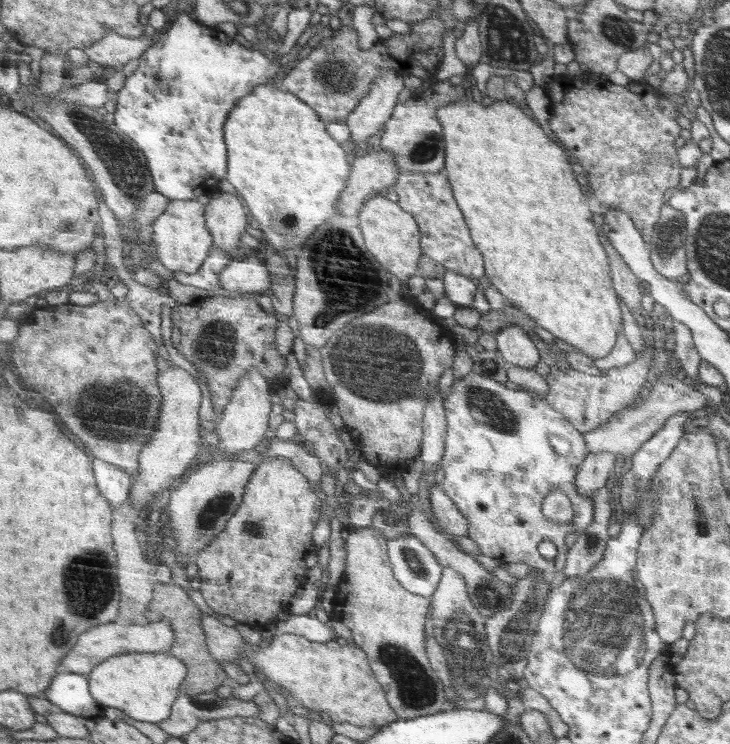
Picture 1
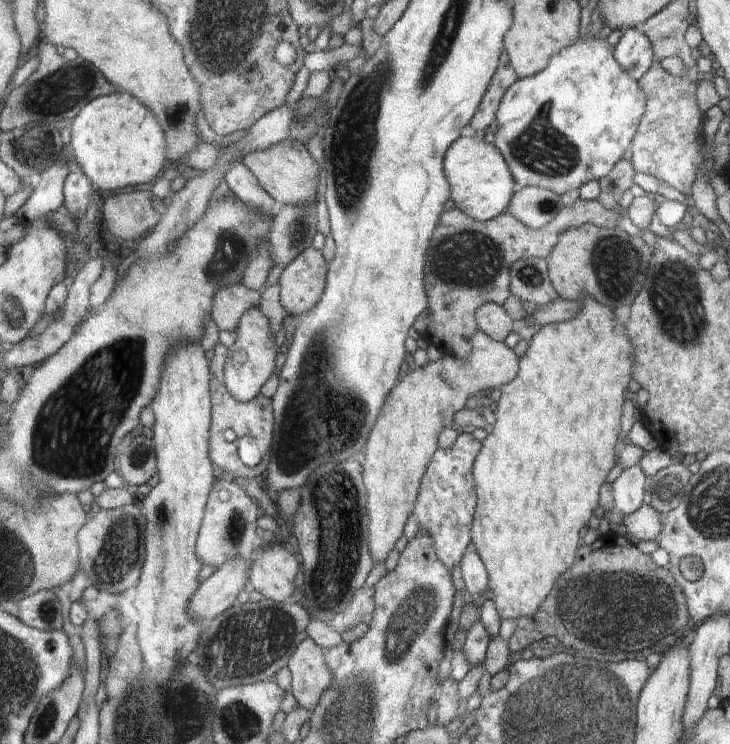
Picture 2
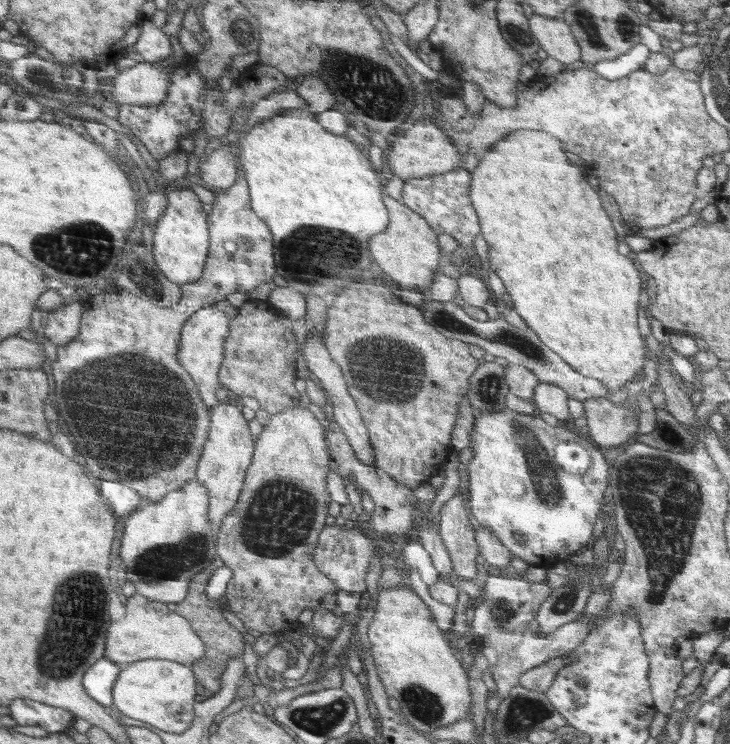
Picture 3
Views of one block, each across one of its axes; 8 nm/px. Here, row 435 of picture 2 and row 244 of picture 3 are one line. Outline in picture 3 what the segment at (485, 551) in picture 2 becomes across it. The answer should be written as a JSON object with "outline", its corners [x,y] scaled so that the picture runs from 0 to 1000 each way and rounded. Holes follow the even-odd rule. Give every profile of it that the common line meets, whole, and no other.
{"outline":[[[707,175],[704,180],[696,180],[693,185],[688,185],[685,191],[679,191],[663,207],[655,210],[656,218],[653,224],[644,231],[647,245],[644,245],[644,255],[641,265],[647,270],[647,278],[652,282],[658,300],[660,320],[668,328],[668,352],[671,360],[688,375],[690,384],[704,409],[703,417],[721,433],[722,440],[730,444],[747,465],[762,473],[764,480],[775,489],[781,489],[782,495],[797,503],[799,505],[819,511],[827,523],[836,528],[844,528],[858,516],[875,511],[882,504],[881,492],[885,489],[885,468],[882,465],[882,454],[874,446],[874,401],[879,395],[879,382],[877,382],[877,366],[871,363],[868,352],[860,344],[847,341],[847,317],[838,306],[836,293],[830,290],[819,261],[805,250],[797,228],[786,220],[778,218],[775,207],[770,204],[770,196],[764,191],[764,185],[748,180],[748,177],[732,175]]]}

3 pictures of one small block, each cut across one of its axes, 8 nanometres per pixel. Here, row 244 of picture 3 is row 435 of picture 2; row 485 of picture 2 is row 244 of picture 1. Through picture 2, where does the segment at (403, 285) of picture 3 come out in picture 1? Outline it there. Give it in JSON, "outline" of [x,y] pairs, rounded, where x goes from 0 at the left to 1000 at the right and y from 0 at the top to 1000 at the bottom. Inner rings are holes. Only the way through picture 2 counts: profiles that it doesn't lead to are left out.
{"outline":[[[526,259],[511,263],[501,272],[496,280],[493,301],[496,315],[501,323],[501,331],[507,331],[507,341],[529,358],[540,371],[544,371],[549,379],[556,379],[571,364],[573,351],[581,337],[577,335],[577,308],[570,294],[552,278],[545,277],[544,272],[532,269]]]}

